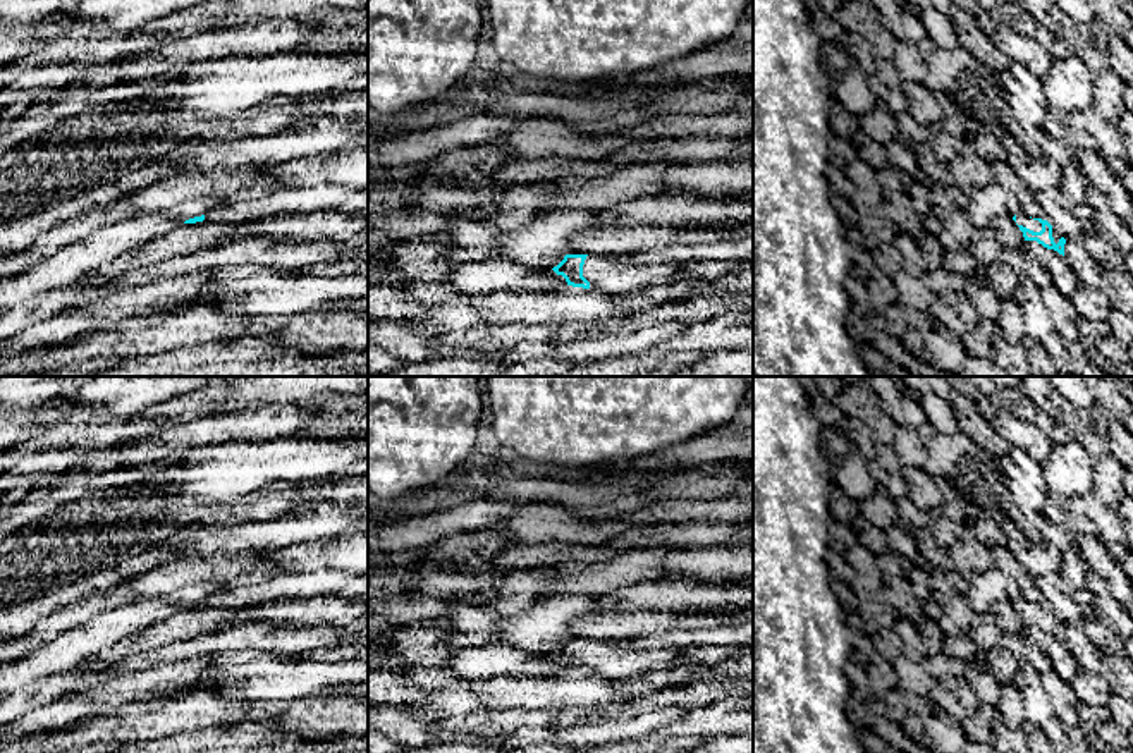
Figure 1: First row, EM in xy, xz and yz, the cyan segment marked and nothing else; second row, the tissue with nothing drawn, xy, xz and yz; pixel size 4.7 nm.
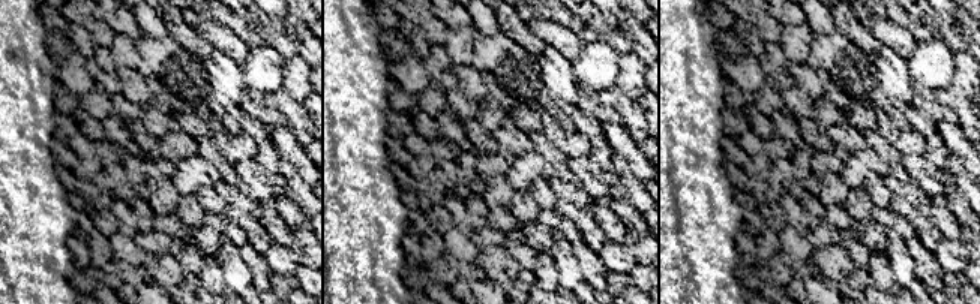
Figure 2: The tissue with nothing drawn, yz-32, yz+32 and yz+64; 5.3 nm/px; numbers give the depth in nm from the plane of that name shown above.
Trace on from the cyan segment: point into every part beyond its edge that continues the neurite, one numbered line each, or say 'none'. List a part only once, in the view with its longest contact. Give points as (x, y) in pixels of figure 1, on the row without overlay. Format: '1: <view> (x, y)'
1: yz (1022, 604)

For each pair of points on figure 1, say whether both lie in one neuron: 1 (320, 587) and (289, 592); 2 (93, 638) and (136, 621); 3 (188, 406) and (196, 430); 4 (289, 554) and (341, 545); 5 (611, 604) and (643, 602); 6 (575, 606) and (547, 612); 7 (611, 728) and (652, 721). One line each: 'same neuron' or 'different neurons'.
1: same neuron
2: same neuron
3: different neurons
4: same neuron
5: same neuron
6: same neuron
7: same neuron

